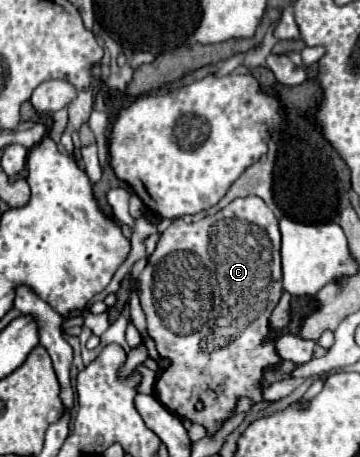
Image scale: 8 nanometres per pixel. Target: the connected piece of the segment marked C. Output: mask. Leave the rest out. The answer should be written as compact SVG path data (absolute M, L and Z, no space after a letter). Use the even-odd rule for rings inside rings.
M256 195L234 199L216 215L196 223L174 219L160 235L148 265L140 275L140 305L148 321L148 335L154 339L158 353L170 359L170 367L156 383L158 399L176 415L192 419L214 433L228 417L234 415L236 399L246 395L254 401L262 399L262 375L266 365L274 365L280 357L274 353L274 341L266 341L270 333L268 317L278 305L282 289L280 265L280 233L278 217ZM196 401L204 403L204 411L196 411Z

